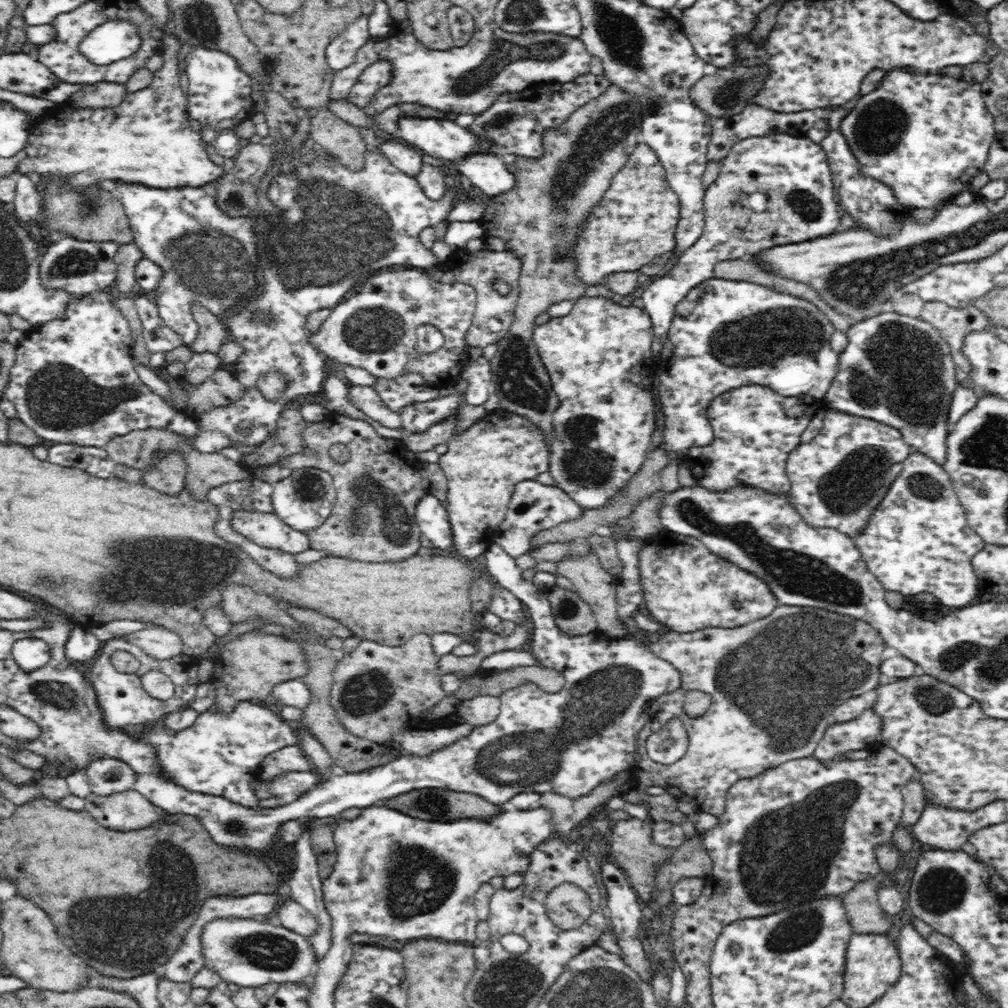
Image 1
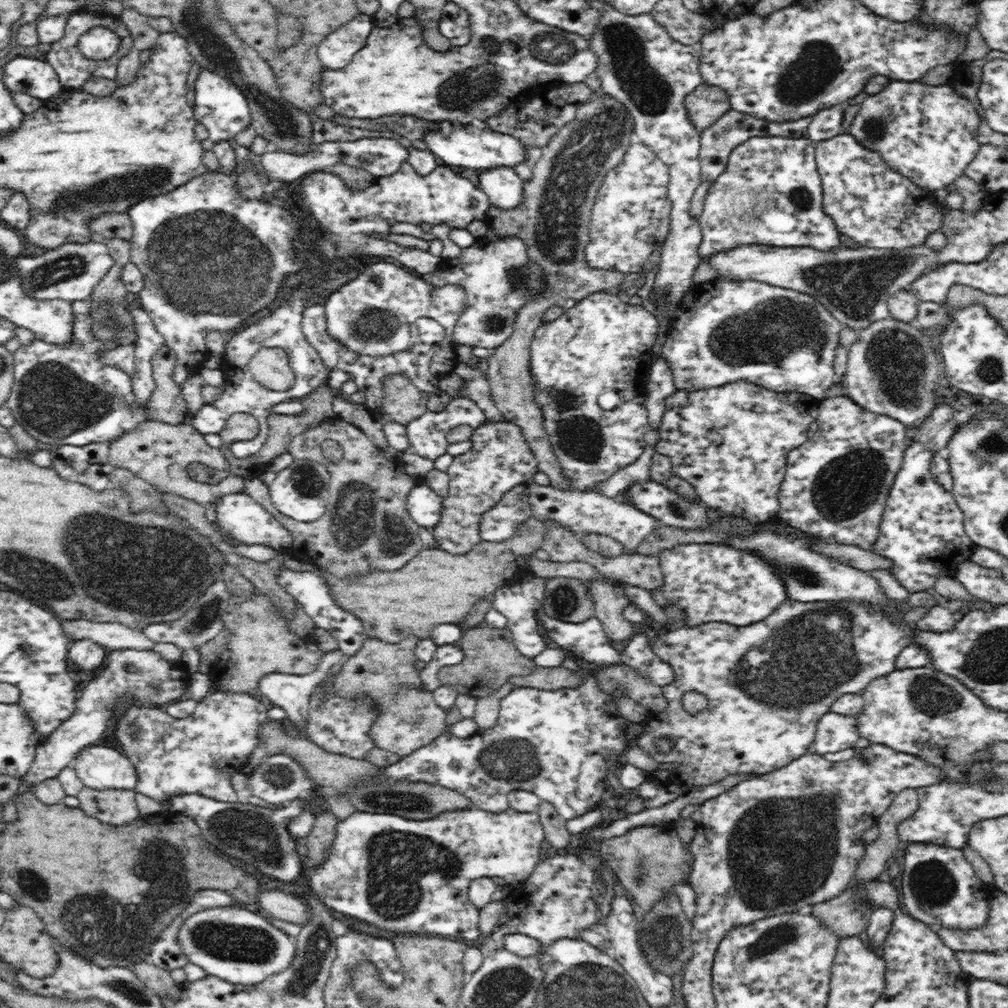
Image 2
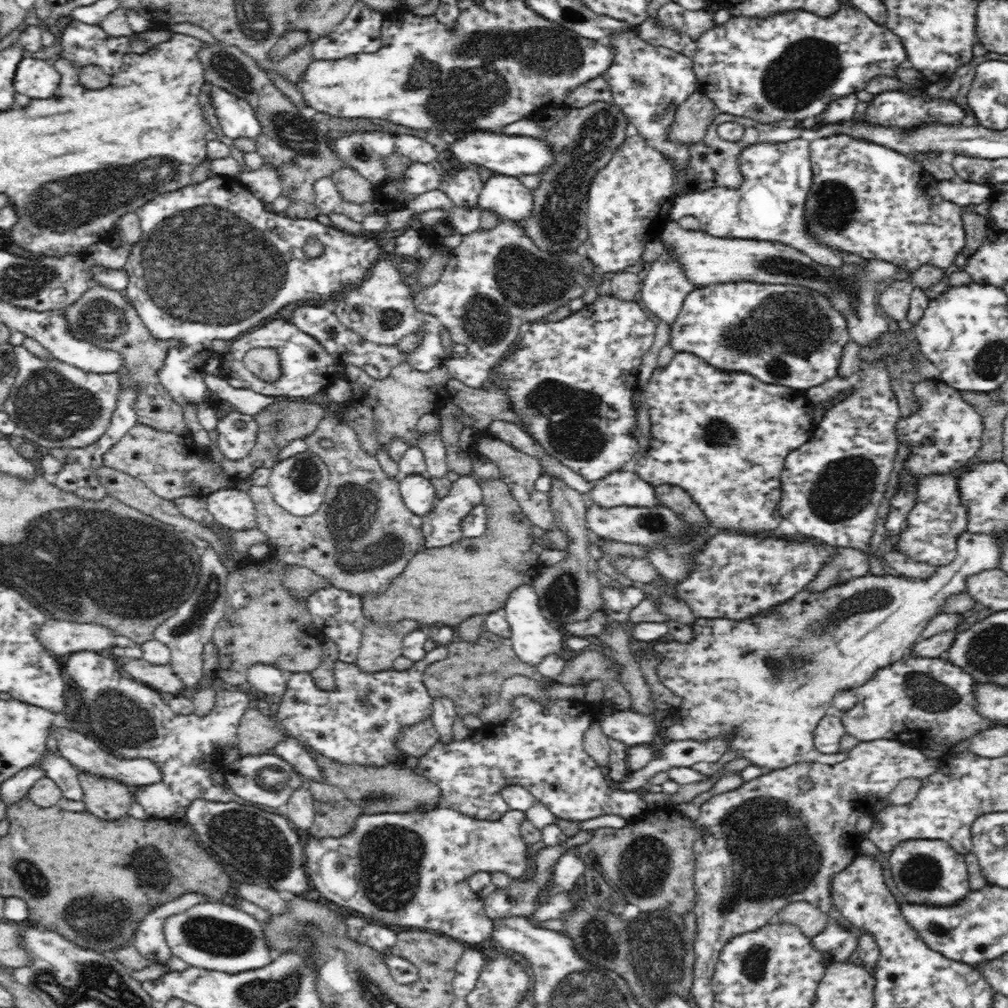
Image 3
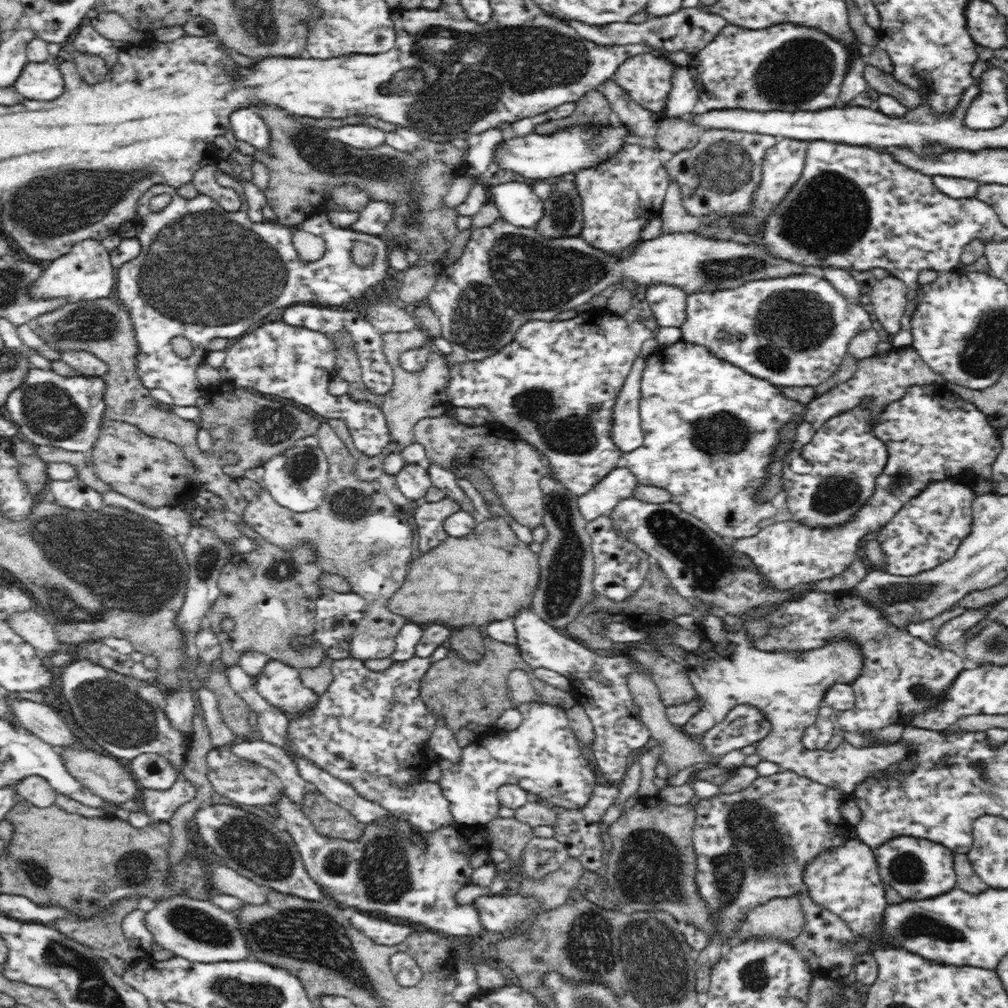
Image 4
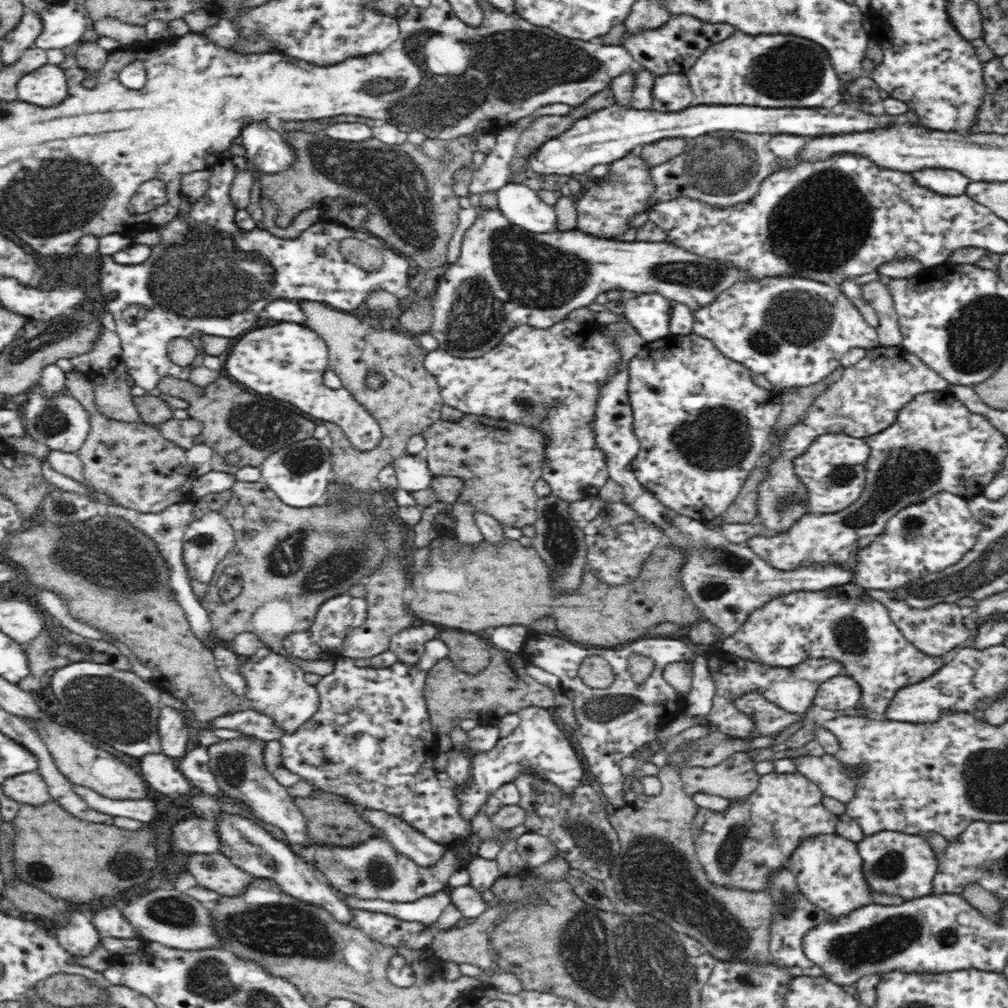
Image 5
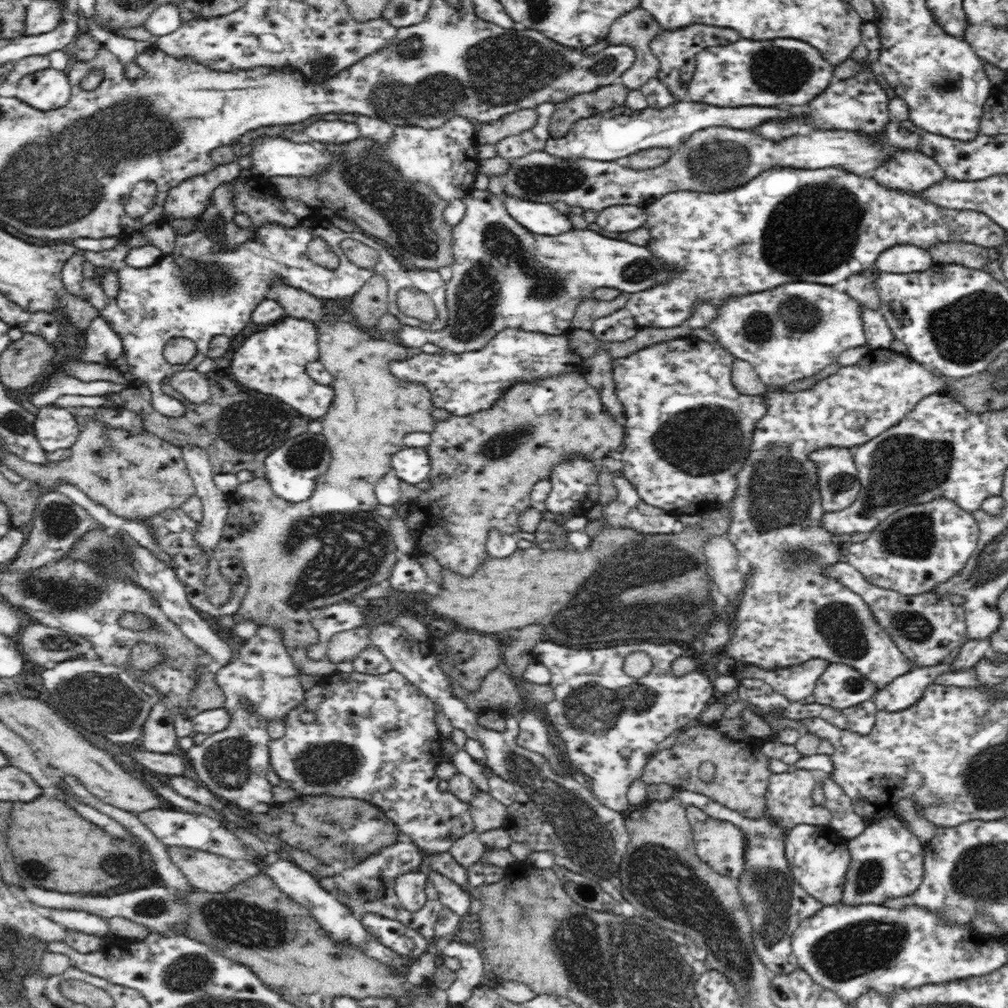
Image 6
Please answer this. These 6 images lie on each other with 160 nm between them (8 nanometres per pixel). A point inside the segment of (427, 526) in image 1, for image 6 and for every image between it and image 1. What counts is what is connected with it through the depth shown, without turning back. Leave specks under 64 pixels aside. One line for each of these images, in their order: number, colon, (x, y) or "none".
2: (424, 506)
3: (419, 494)
4: (413, 480)
5: (413, 473)
6: (412, 465)

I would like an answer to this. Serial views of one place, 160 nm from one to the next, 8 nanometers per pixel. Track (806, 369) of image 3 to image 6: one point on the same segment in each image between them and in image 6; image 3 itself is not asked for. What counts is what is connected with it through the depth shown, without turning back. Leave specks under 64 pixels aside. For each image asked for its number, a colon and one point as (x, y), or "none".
4: (794, 330)
5: (794, 331)
6: (788, 333)

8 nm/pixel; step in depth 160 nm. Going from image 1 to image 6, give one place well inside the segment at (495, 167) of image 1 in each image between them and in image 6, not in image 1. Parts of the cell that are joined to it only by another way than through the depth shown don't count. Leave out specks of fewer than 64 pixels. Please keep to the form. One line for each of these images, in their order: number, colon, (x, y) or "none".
2: (504, 189)
3: (507, 196)
4: (519, 205)
5: (520, 204)
6: (540, 218)

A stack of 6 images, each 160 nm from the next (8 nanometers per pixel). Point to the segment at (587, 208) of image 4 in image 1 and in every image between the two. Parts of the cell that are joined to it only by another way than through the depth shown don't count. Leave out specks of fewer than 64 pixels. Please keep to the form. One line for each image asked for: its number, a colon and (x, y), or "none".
1: (636, 220)
2: (631, 218)
3: (629, 200)

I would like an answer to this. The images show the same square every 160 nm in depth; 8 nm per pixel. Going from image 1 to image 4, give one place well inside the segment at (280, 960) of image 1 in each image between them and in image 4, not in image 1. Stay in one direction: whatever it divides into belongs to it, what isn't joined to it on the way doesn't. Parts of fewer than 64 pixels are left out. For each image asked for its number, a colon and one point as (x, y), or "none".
2: (235, 943)
3: (215, 936)
4: (197, 930)

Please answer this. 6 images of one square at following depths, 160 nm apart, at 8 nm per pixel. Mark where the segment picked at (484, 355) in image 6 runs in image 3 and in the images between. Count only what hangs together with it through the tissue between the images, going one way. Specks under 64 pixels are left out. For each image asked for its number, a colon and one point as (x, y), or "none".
3: (571, 381)
4: (555, 384)
5: (550, 378)

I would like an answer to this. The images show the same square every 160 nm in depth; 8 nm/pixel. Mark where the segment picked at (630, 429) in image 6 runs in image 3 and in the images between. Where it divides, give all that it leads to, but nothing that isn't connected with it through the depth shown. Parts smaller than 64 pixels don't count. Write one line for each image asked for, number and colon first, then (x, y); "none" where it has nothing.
3: (723, 436)
4: (709, 428)
5: (702, 424)

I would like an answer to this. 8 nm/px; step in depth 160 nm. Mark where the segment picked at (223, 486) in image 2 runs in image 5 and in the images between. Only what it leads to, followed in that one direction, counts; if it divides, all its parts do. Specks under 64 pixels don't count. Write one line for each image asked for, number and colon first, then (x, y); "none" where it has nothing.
3: (171, 466)
4: (151, 471)
5: (131, 463)

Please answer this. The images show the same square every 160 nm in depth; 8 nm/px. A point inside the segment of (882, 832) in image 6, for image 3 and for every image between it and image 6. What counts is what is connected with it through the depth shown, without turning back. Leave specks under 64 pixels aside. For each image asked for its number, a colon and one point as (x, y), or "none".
3: (926, 871)
4: (917, 869)
5: (894, 863)

